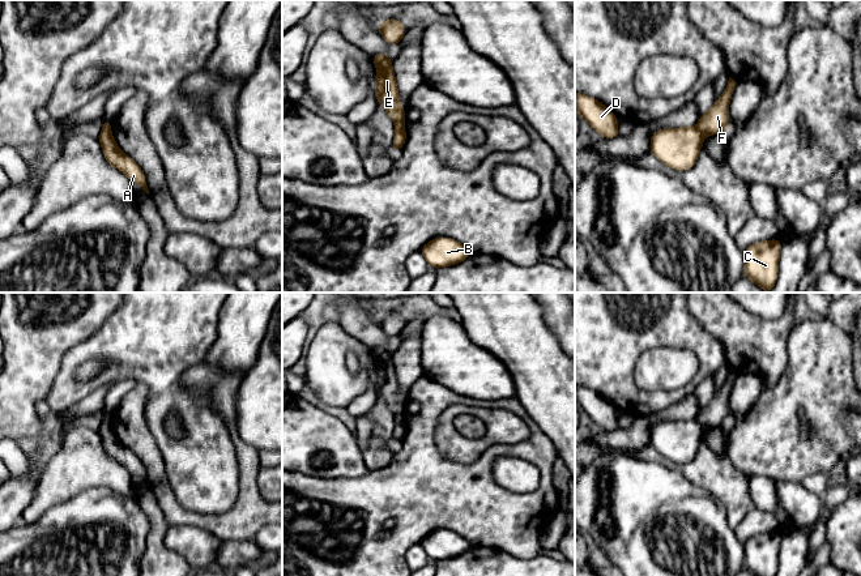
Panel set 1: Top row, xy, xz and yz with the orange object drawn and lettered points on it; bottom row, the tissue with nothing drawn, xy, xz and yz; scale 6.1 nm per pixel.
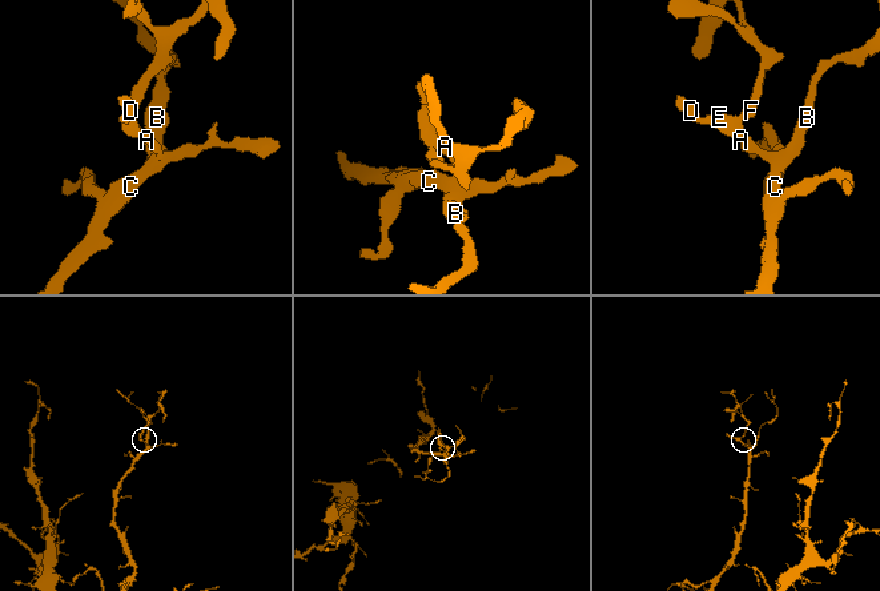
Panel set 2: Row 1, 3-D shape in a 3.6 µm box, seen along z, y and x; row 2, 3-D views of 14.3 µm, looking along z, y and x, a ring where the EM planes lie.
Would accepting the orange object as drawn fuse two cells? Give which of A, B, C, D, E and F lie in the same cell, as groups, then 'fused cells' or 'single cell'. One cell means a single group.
A B C D E / F | fused cells

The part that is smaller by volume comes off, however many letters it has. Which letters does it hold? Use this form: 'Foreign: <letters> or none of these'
Foreign: F

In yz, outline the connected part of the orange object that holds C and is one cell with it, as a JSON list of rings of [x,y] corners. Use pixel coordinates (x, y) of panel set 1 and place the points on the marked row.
[[[781,239],[756,242],[743,251],[745,277],[766,293],[776,283],[780,251]]]

